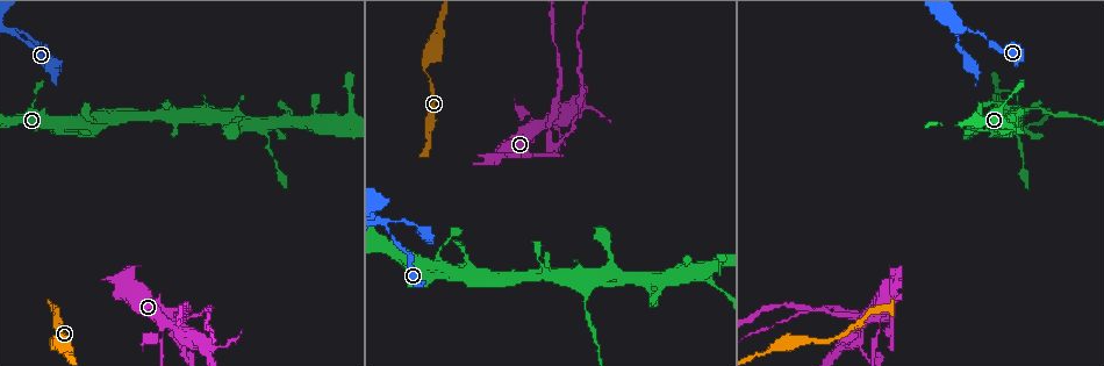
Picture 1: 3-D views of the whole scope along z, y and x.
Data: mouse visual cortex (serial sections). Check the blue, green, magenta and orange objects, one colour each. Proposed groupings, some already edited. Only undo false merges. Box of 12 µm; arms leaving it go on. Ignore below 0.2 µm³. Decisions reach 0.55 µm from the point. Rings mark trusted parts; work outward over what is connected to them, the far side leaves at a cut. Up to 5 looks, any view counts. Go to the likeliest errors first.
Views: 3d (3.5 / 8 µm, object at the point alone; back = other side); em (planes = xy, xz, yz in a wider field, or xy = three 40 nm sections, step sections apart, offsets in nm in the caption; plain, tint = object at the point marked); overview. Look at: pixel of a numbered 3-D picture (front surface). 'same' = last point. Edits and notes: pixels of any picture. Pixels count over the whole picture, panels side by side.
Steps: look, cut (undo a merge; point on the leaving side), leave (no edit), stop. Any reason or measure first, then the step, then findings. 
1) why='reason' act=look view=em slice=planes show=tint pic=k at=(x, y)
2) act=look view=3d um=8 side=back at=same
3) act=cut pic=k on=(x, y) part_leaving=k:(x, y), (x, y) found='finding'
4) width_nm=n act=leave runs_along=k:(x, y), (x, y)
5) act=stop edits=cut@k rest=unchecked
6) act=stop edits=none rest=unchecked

why='side arm on a straight run' act=look view=3d um=3.5 pic=1 at=(174, 321)

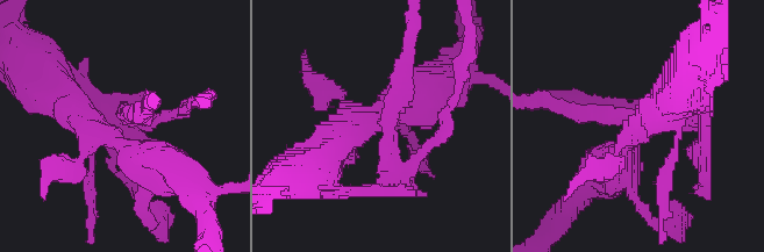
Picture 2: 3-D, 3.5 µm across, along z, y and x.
act=look view=em slice=xy step=2 show=tint pic=2 at=(124, 121)

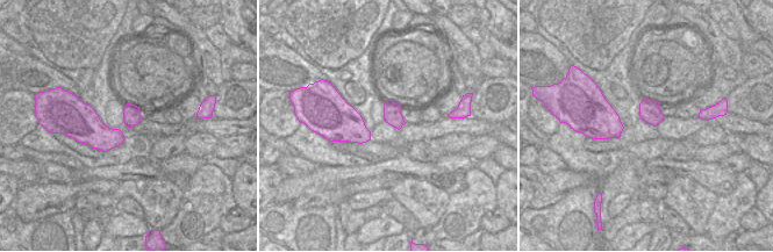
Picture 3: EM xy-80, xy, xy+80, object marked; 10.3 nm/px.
act=leave found='all the same cell'

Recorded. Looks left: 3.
why='narrows sharply' act=look view=3d um=8 pic=1 at=(394, 237)

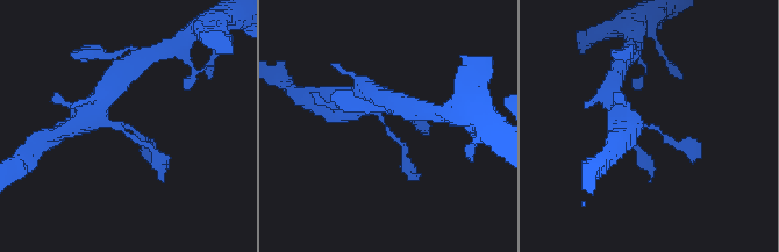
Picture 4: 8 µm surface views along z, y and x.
why='now the EM' act=look view=em slice=xy step=5 show=tint pic=4 at=(125, 125)

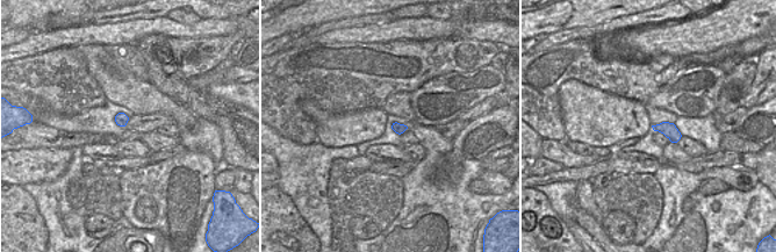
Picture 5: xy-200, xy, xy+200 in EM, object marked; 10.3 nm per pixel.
act=leave runs_along=4:(405, 148), (381, 115), (364, 107) found='one cell here'

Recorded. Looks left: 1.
act=stop edits=none rest=unchecked

